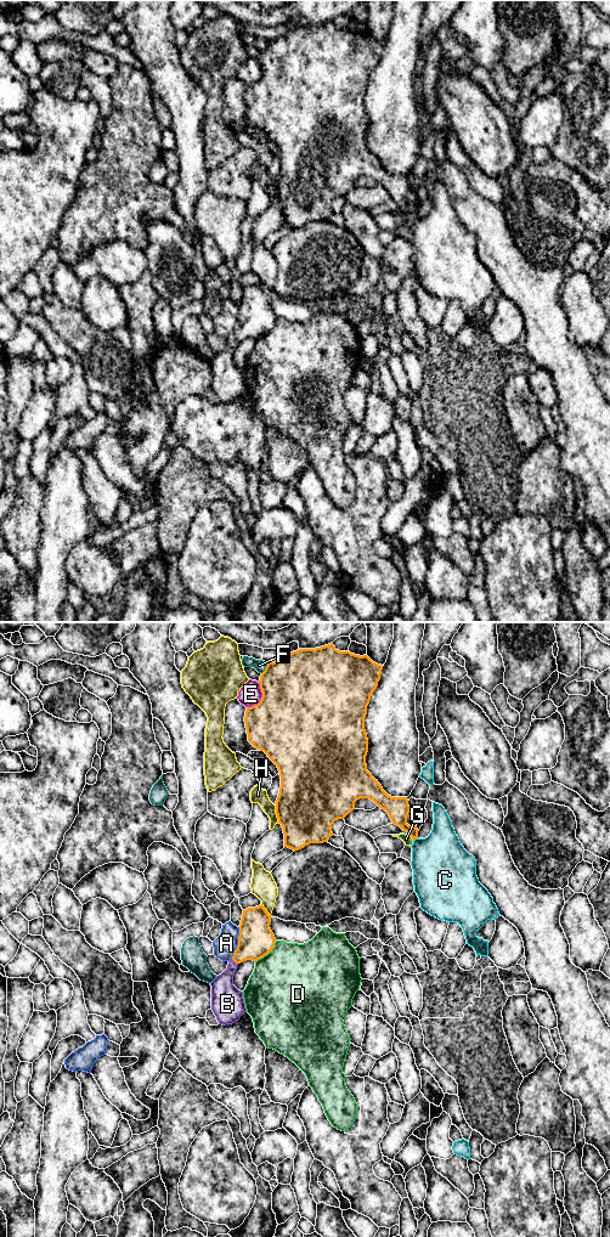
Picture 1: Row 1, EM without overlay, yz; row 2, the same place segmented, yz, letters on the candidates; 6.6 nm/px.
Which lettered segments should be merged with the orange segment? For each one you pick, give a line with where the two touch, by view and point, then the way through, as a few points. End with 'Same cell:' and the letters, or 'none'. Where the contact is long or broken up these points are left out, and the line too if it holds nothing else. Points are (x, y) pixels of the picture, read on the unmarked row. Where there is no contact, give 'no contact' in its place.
B: meets orange in yz at (235, 339); runs through yz (255, 317), (235, 339), (226, 355), (226, 376)
Same cell: B

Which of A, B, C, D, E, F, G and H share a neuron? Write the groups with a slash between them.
A / B / C / D / E / F / G / H

